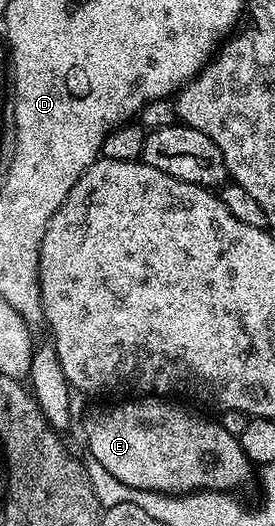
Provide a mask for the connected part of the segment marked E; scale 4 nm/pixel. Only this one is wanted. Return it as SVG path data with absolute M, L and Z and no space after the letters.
M140 395L135 399L124 399L121 405L104 403L101 409L96 409L84 421L84 433L88 436L87 452L114 479L122 479L135 489L154 491L155 493L171 493L183 495L206 489L217 491L236 491L239 485L244 485L252 477L254 466L246 459L240 446L240 438L230 435L226 427L220 425L219 420L203 417L200 413L191 413L183 409L183 404L172 399L165 399L155 395Z

